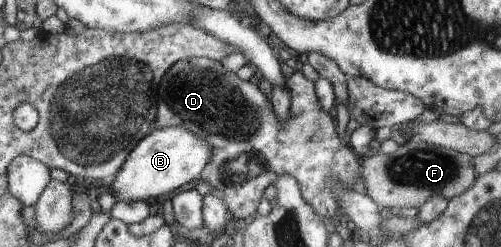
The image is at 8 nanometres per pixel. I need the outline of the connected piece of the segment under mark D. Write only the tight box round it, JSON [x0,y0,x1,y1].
[152,57,361,223]

